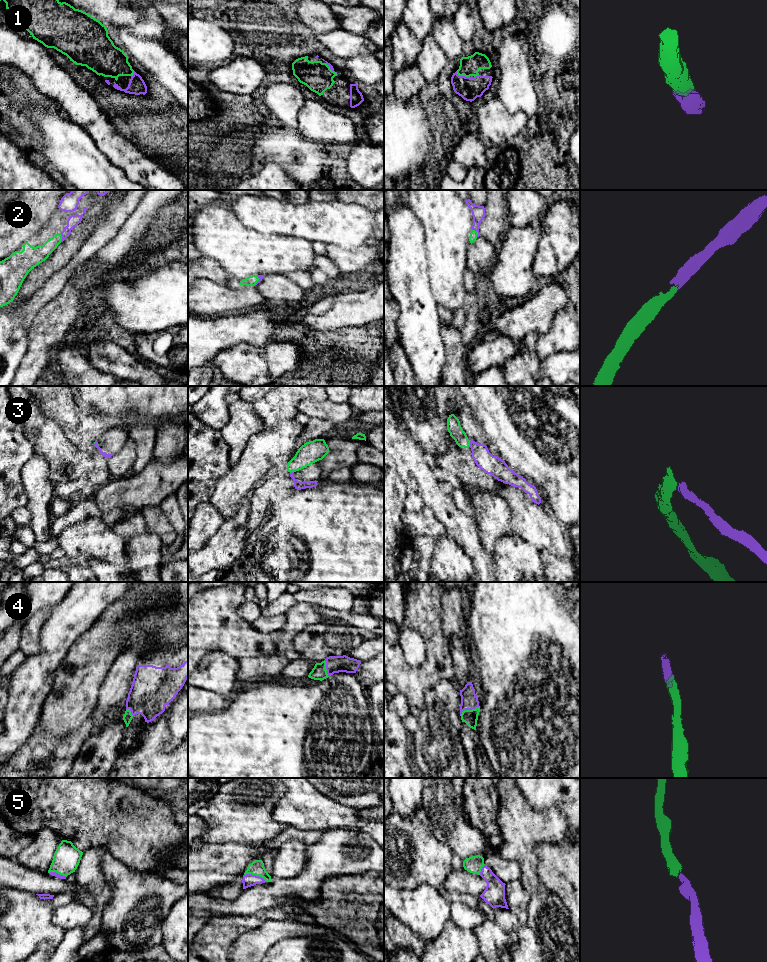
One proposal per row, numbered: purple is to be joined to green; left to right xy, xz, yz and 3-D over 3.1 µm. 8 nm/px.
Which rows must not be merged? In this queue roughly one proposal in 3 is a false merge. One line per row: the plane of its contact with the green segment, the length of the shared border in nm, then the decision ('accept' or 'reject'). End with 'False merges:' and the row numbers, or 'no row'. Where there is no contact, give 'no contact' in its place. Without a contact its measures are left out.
1: contact in yz; length 120 nm; accept
2: contact in yz; length 80 nm; accept
3: contact in yz; length 50 nm; reject
4: contact in yz; length 180 nm; accept
5: contact in xz; length 190 nm; accept
False merges: 3

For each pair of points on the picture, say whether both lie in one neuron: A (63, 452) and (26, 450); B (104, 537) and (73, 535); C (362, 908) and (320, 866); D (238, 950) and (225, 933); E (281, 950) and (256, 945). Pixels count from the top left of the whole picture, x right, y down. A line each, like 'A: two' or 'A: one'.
A: two
B: one
C: two
D: two
E: two

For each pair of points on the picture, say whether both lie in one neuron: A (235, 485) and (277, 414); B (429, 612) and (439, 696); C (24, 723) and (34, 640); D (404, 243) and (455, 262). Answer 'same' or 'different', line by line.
A: different
B: different
C: different
D: different

